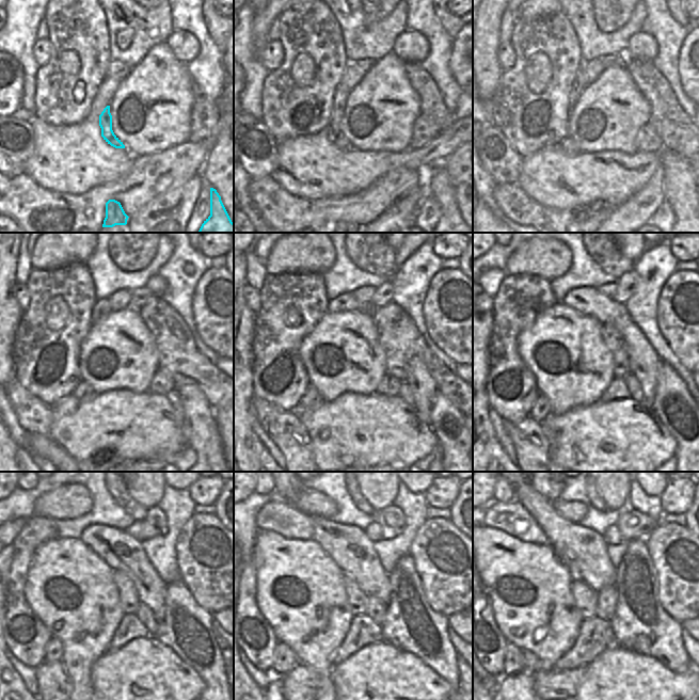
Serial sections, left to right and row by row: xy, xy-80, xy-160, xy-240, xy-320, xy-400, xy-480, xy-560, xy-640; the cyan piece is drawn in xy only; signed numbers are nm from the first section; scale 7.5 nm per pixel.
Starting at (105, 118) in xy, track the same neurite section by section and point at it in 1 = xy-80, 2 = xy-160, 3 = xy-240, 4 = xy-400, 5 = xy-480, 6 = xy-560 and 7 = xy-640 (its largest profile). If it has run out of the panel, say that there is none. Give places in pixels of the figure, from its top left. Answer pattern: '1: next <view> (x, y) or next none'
1: next xy-80 (340, 95)
2: next xy-160 (578, 85)
3: next xy-240 (101, 308)
4: next xy-400 (644, 361)
5: next xy-480 (122, 552)
6: next xy-560 (349, 546)
7: next xy-640 (584, 551)

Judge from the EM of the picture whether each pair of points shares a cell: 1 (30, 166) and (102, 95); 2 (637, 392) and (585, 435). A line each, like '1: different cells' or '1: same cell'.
1: same cell
2: different cells

